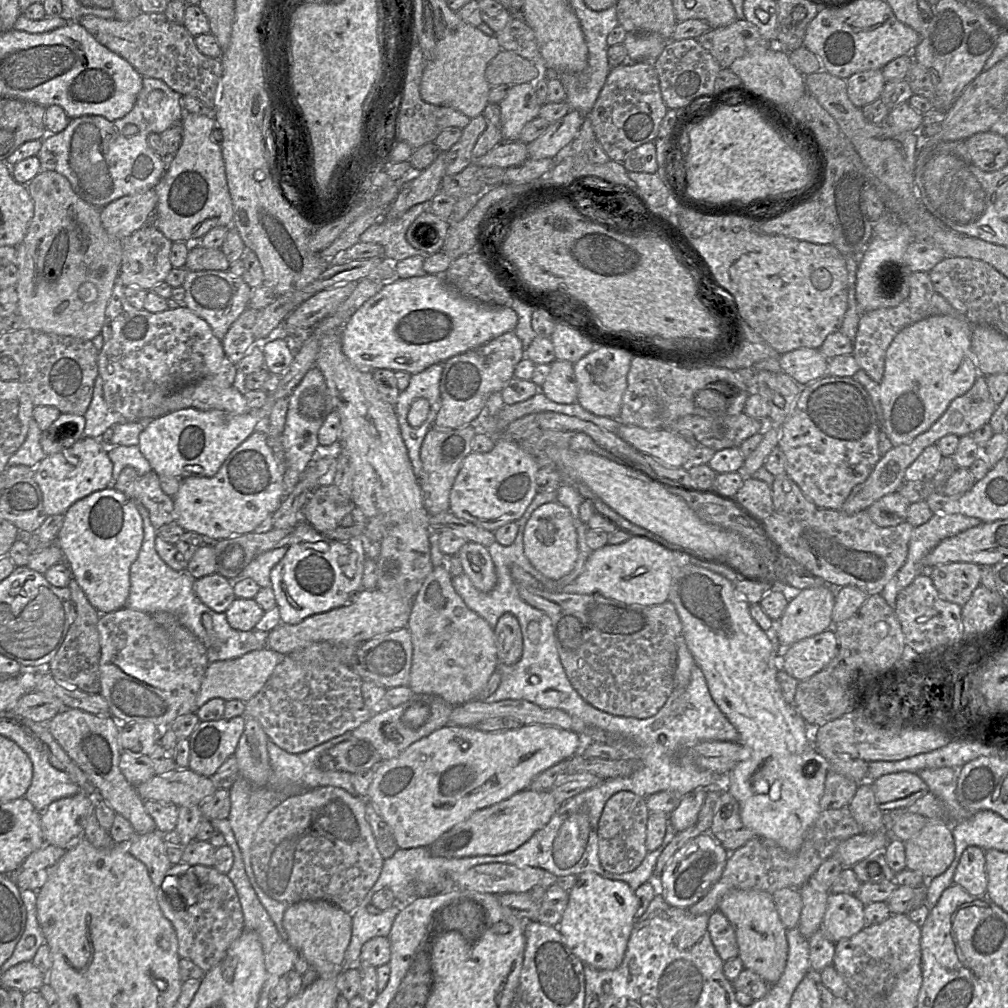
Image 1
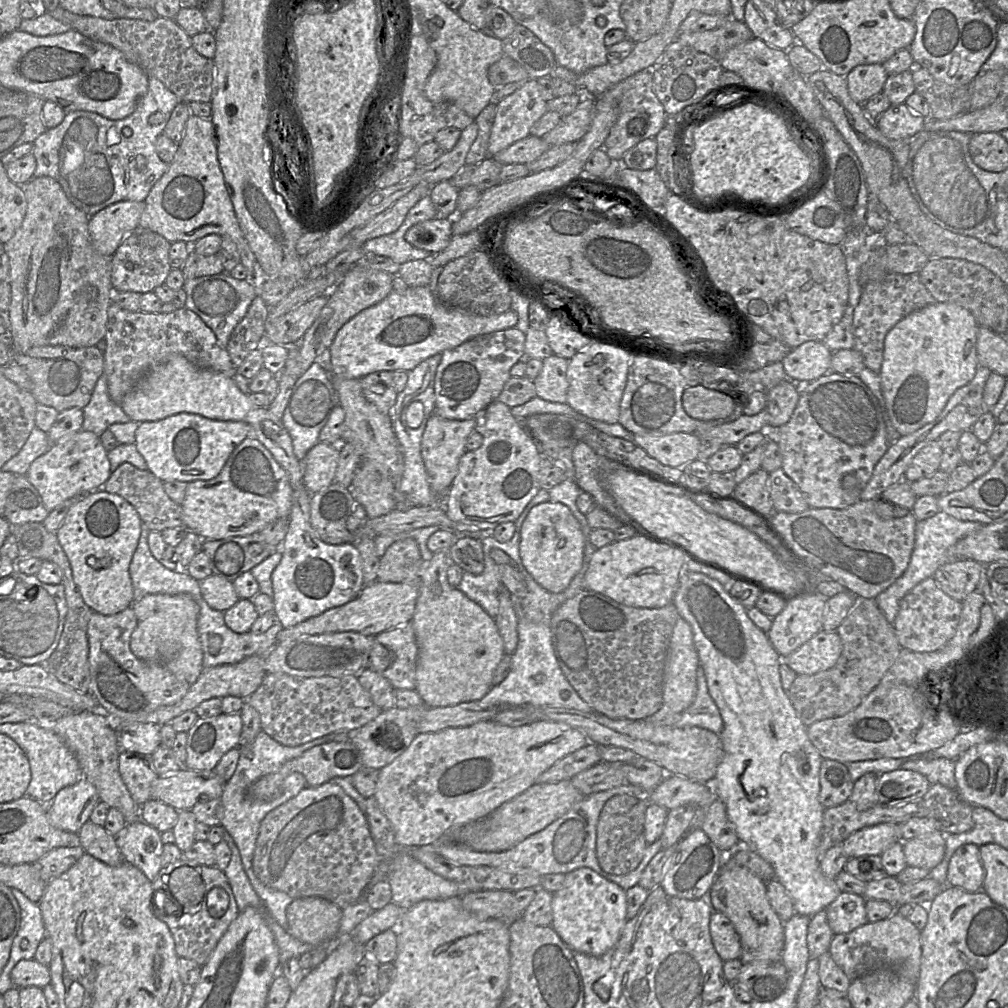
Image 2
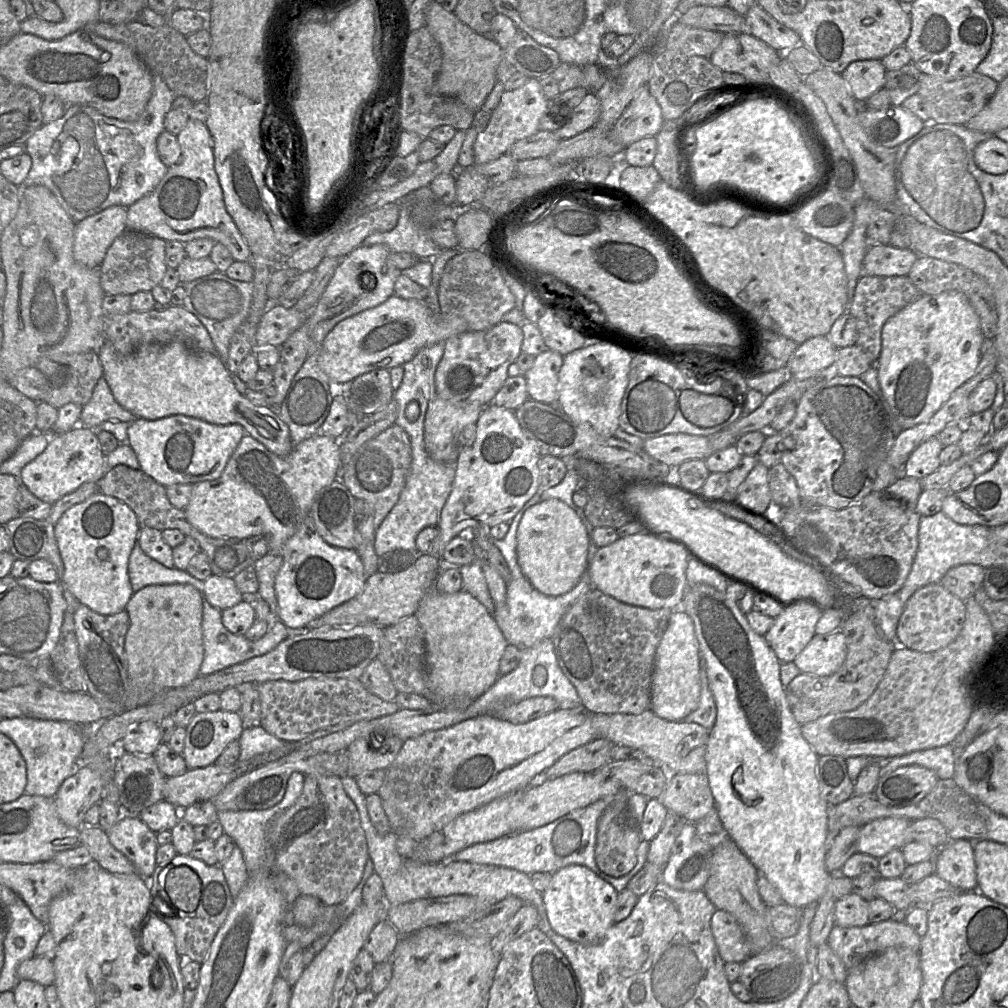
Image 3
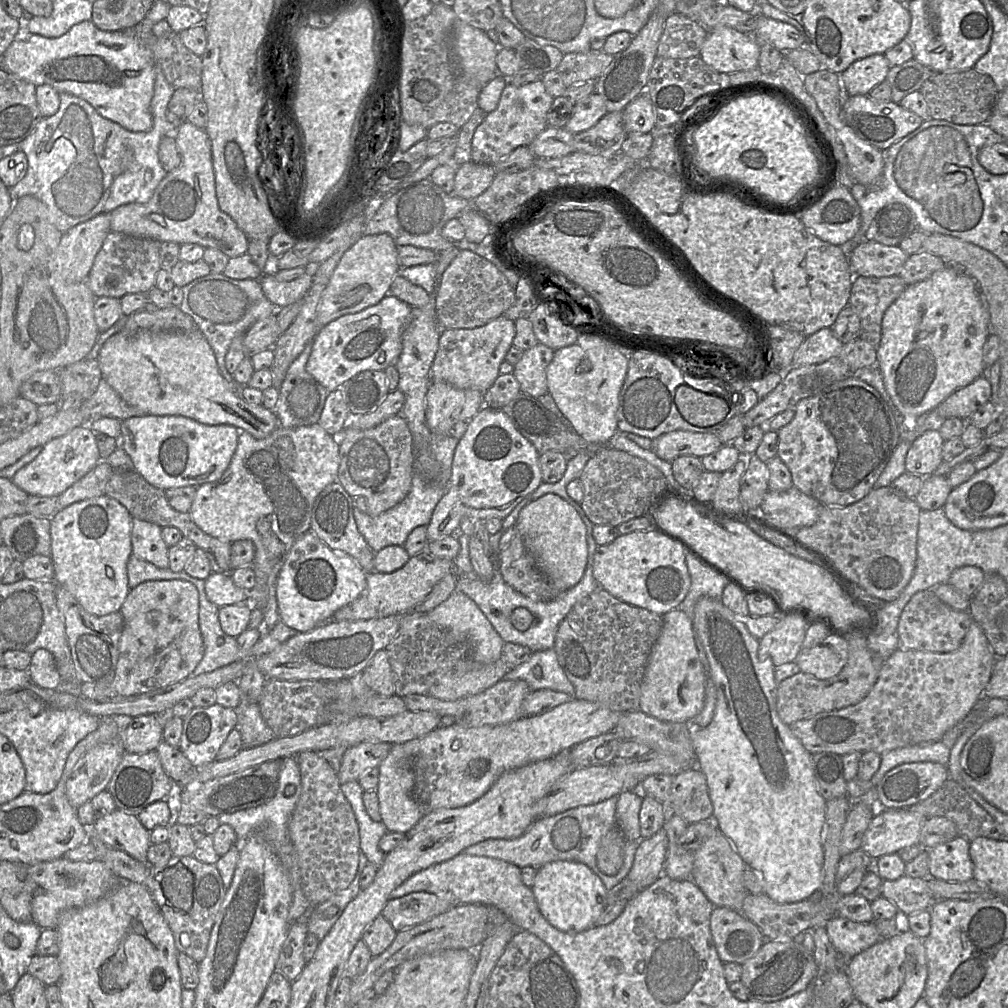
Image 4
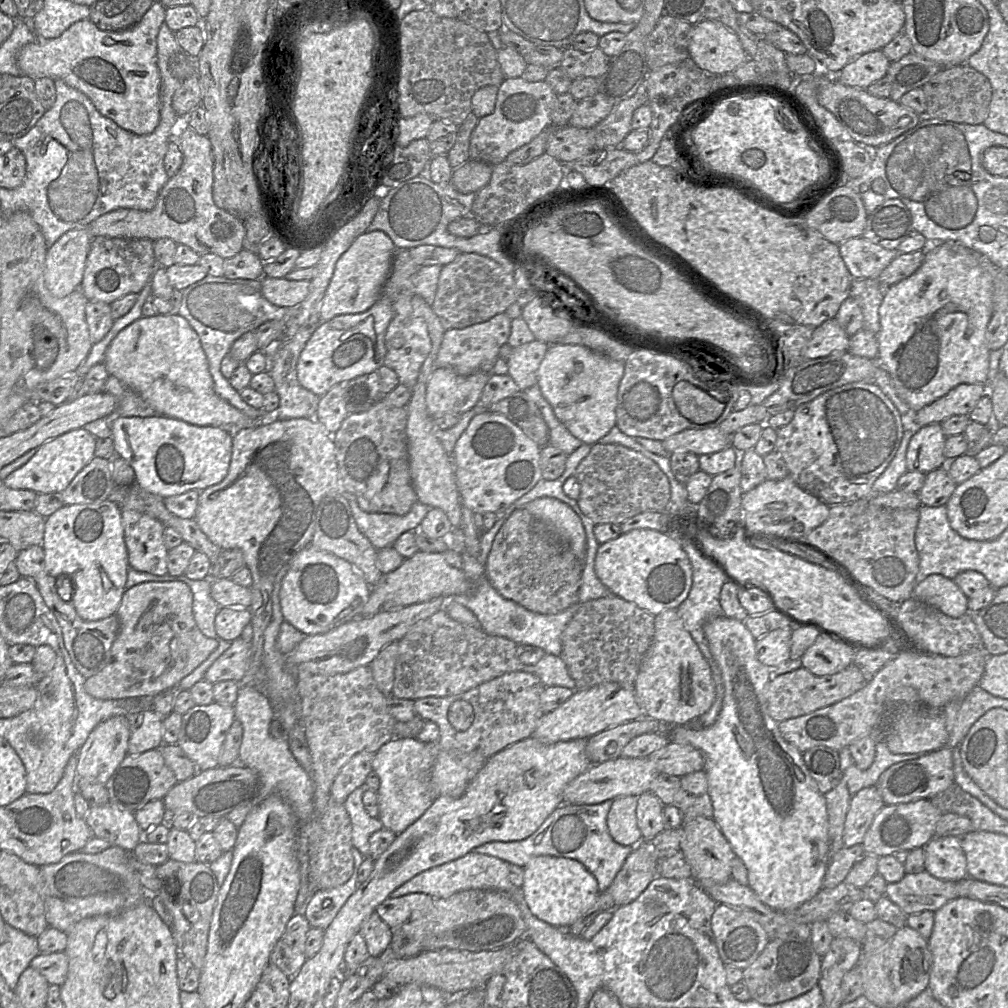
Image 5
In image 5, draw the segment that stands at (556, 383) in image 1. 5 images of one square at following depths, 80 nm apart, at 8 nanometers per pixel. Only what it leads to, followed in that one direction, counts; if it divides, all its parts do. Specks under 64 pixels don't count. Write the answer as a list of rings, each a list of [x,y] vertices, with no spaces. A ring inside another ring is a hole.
[[[534,340],[518,347],[513,347],[506,360],[508,375],[514,380],[520,391],[537,384],[537,371],[549,344]]]

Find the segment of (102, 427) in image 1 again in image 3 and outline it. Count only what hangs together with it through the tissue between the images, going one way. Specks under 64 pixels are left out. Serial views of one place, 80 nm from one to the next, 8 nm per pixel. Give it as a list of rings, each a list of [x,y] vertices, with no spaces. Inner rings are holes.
[[[102,376],[97,381],[91,399],[82,407],[79,424],[97,430],[101,423],[108,420],[120,420],[130,424],[135,419],[132,413],[115,400],[107,381]]]

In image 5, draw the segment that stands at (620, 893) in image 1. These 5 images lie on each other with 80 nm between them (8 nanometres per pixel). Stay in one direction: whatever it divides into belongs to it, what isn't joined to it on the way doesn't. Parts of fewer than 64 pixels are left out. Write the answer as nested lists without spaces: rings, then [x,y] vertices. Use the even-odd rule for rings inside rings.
[[[536,856],[525,865],[521,886],[531,912],[540,920],[558,928],[569,928],[597,900],[600,891],[596,878],[577,860]]]

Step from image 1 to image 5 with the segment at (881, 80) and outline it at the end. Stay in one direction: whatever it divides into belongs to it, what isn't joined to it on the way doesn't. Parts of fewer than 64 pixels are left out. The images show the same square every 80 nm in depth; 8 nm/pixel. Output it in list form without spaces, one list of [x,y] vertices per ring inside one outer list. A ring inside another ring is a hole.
[[[882,50],[870,51],[849,62],[833,76],[847,86],[867,89],[887,75],[890,64]]]

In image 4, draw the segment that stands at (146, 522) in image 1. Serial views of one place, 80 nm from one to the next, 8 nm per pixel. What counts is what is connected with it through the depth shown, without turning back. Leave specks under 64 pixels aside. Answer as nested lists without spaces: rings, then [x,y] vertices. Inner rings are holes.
[[[133,554],[130,556],[127,564],[128,585],[130,589],[139,584],[150,580],[191,580],[193,577],[188,575],[184,570],[173,572],[169,568],[158,568],[154,564],[137,558]]]

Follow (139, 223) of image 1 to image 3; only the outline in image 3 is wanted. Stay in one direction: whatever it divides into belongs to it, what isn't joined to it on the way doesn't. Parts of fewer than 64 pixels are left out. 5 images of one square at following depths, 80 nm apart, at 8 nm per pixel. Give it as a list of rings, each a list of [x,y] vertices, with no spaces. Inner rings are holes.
[[[110,206],[76,223],[73,256],[88,268],[98,267],[115,238],[127,229],[127,207]]]

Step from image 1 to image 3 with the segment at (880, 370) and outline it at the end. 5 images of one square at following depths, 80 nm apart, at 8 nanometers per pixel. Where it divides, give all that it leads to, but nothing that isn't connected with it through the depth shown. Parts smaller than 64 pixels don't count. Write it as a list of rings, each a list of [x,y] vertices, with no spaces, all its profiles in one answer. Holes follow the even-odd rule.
[[[861,275],[857,281],[854,296],[850,302],[850,314],[855,318],[859,346],[876,367],[882,347],[882,328],[885,322],[915,301],[922,293],[911,282],[908,275],[877,276]]]

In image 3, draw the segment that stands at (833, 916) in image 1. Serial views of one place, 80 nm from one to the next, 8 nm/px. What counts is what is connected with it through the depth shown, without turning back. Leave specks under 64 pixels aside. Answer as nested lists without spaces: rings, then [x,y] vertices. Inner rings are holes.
[[[854,893],[836,901],[834,915],[835,925],[841,927],[861,927],[870,923],[868,901]]]

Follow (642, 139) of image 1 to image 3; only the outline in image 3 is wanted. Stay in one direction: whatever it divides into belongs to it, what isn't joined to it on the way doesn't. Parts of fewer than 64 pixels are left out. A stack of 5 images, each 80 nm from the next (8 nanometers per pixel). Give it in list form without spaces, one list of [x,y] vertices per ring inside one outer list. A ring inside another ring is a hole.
[[[648,85],[639,90],[613,127],[613,140],[628,147],[645,137],[655,137],[664,123],[661,108]]]

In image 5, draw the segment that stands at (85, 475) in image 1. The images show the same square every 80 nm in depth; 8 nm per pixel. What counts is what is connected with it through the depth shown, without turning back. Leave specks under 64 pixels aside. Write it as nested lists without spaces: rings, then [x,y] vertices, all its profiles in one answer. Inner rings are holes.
[[[83,427],[53,438],[38,447],[26,464],[7,476],[4,484],[12,489],[32,490],[38,494],[61,493],[95,457],[96,438]]]

